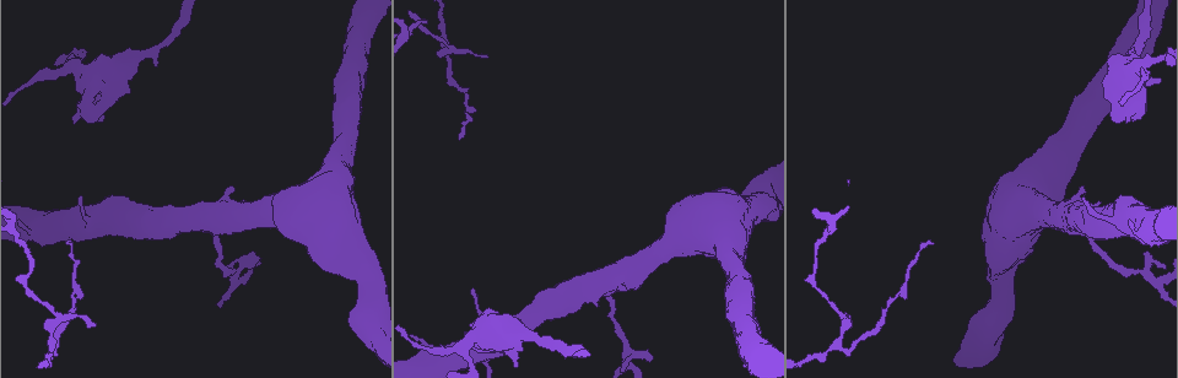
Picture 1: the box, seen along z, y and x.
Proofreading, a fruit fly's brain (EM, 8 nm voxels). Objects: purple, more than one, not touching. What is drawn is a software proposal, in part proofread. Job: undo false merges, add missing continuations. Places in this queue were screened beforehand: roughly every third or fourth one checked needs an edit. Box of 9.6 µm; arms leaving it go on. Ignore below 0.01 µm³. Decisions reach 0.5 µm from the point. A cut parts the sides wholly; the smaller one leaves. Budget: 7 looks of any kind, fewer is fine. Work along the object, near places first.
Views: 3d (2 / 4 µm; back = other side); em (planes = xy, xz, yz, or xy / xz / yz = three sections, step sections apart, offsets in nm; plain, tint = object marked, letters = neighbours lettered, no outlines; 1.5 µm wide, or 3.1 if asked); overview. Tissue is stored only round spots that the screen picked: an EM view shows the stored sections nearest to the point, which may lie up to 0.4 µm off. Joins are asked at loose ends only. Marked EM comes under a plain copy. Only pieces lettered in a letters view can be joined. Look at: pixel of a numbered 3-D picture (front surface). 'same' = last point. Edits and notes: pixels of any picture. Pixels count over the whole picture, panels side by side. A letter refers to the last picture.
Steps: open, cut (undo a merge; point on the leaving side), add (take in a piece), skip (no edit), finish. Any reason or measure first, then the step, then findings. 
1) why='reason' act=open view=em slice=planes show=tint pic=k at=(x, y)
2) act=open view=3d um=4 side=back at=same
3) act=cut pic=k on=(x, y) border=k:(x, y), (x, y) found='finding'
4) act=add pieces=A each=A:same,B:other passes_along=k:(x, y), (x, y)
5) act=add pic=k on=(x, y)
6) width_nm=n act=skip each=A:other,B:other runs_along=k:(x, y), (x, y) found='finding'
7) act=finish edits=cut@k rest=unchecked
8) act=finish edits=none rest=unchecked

why='end of a long branch' act=open view=3d um=4 pic=1 at=(459, 139)

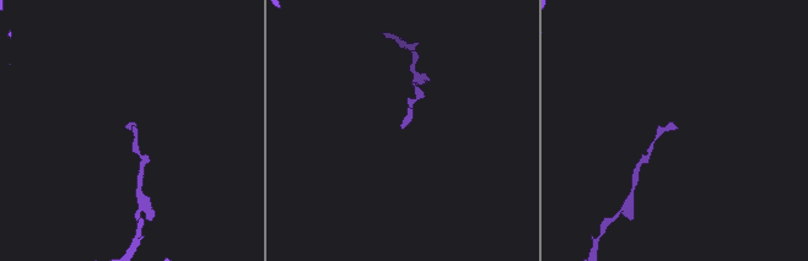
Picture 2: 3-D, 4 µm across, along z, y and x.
act=open view=em slice=xy step=4 show=letters pic=2 at=(127, 127)

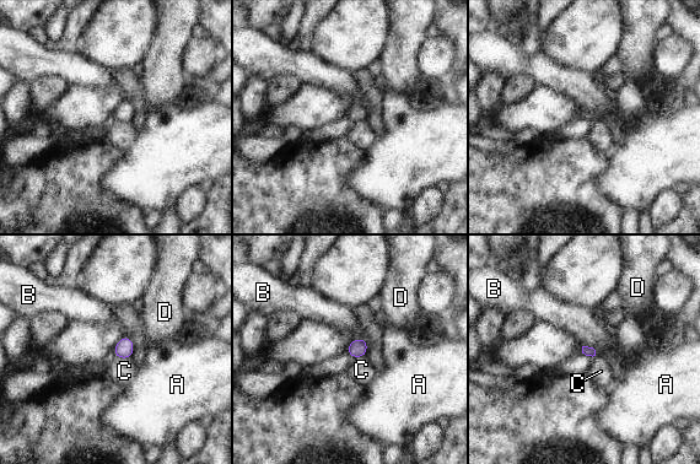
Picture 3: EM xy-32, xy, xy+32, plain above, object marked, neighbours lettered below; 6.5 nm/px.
act=open view=em slice=planes show=letters at=same

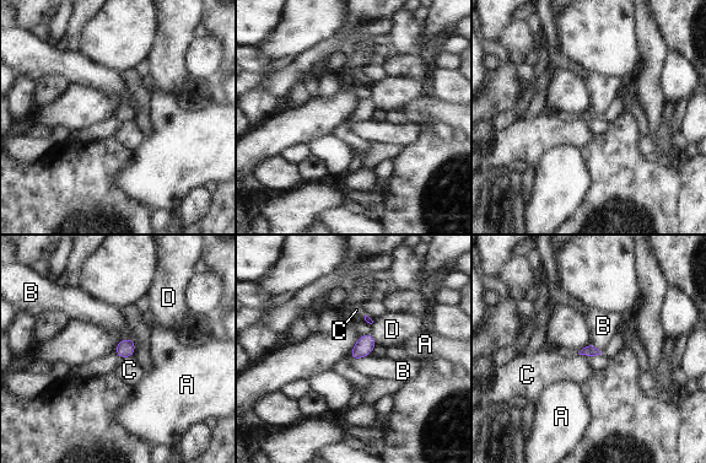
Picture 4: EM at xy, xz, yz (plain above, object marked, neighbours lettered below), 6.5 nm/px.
act=skip each=A:other,B:other,C:other,D:other found='none of them fits'

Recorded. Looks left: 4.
why='tapers out' act=open view=em slice=xz step=4 show=letters pic=1 at=(82, 197)

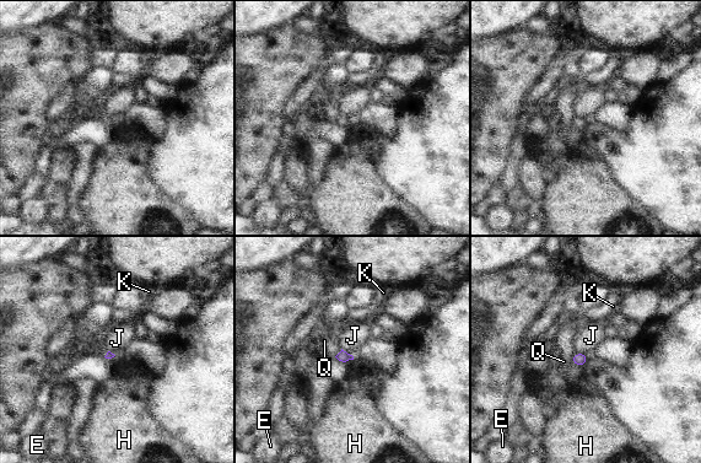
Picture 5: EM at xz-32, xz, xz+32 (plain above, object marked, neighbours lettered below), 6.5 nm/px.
act=skip each=E:other,H:other,J:other,K:other,Q:other border=5:(341, 348), (354, 356) found='no lettered piece goes on from it'

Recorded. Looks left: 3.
why='abrupt turn' act=open view=3d um=4 pic=1 at=(412, 18)

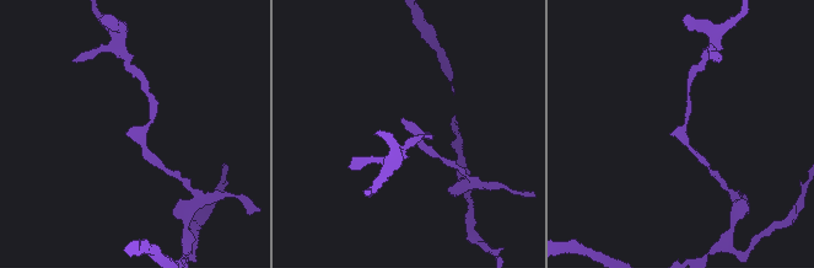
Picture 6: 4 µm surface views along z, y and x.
why='shape alone is not enough' act=open view=em slice=planes show=tint pic=6 at=(415, 134)

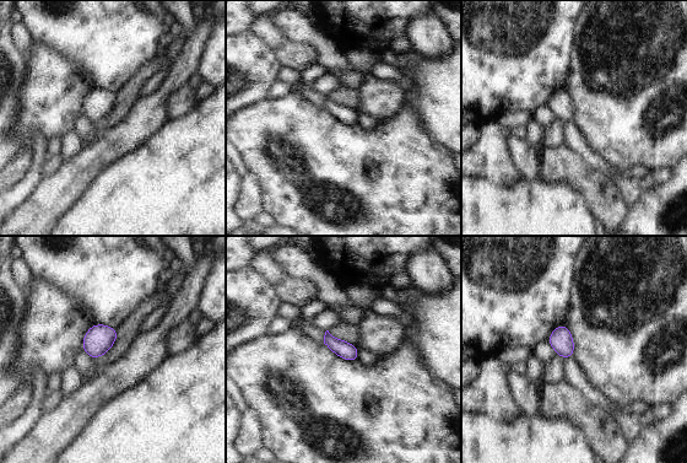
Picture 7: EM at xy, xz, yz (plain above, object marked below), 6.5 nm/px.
act=open view=em slice=planes show=letters at=same

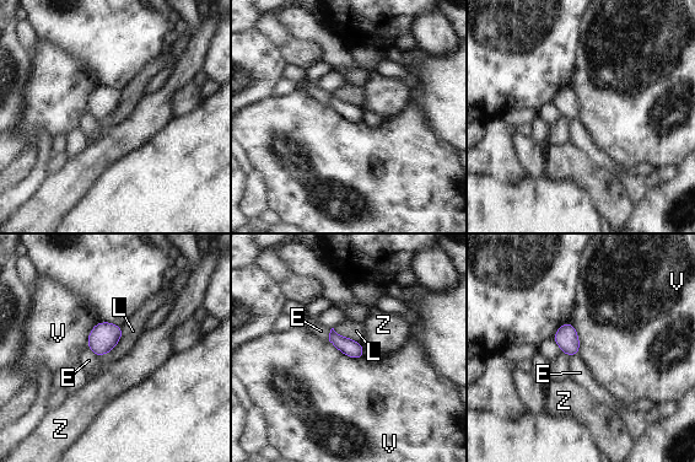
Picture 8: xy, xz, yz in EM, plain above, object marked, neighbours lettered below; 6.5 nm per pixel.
longest_contact=L:260nm act=skip each=E:other,L:other,V:other,Z:other border=8:(567, 321), (577, 334), (578, 354) found='one neuron here'

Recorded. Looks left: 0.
act=finish edits=none rest=unchecked

